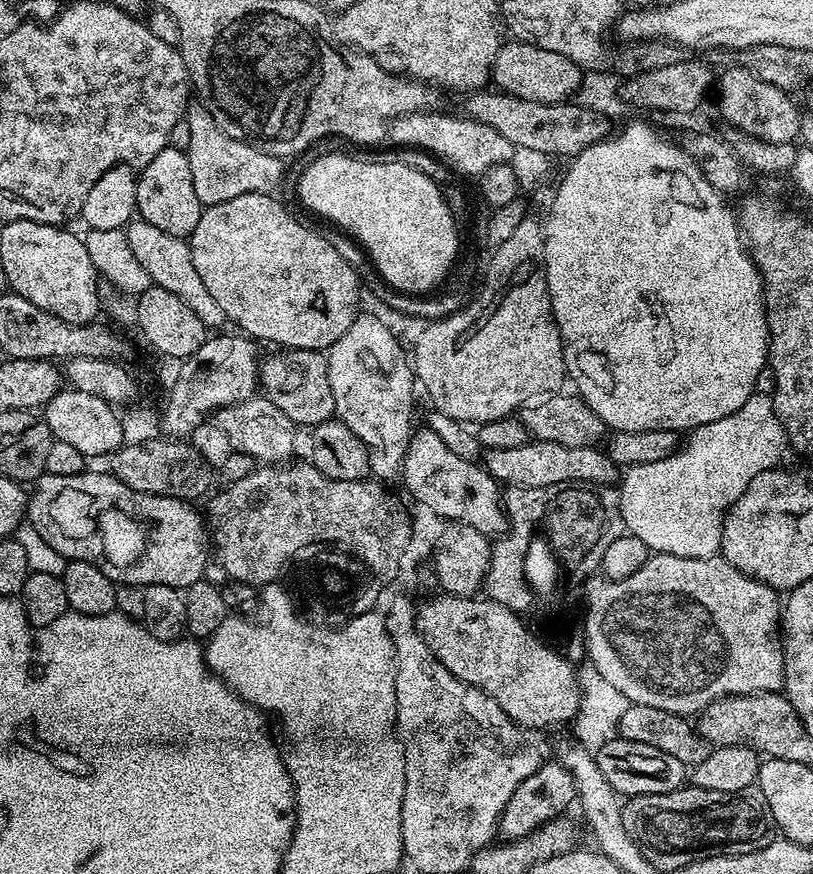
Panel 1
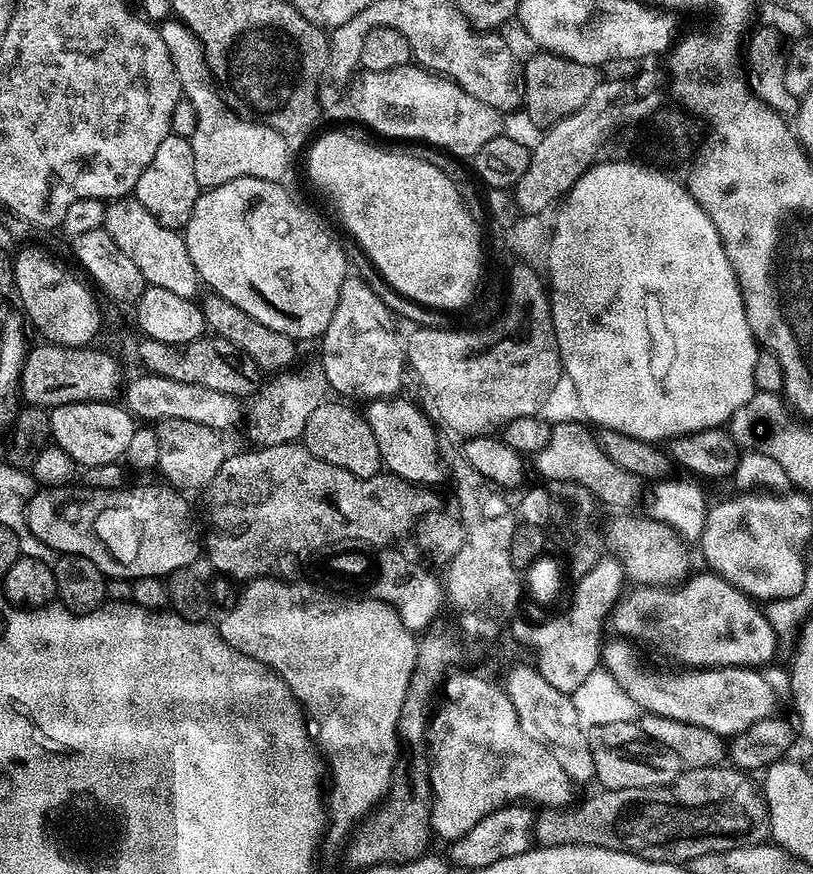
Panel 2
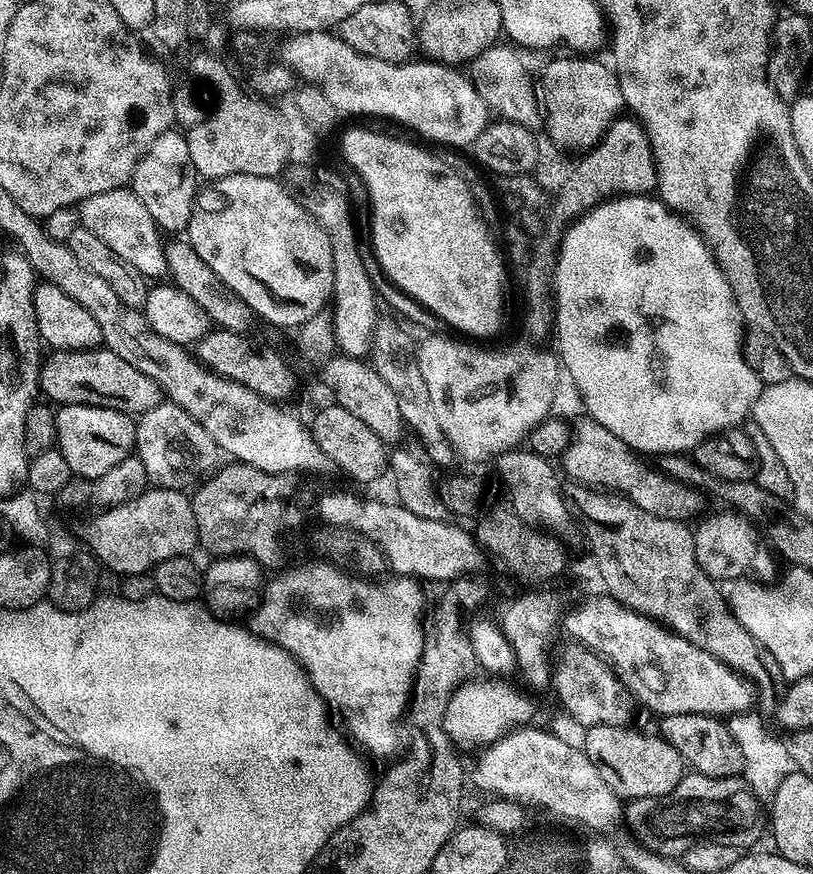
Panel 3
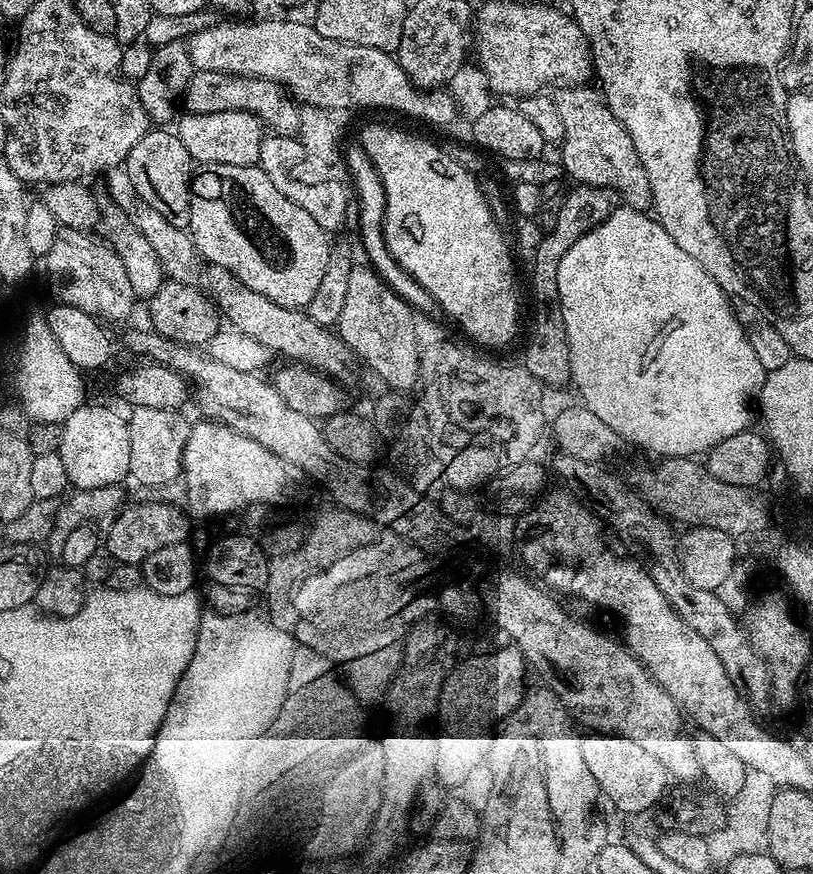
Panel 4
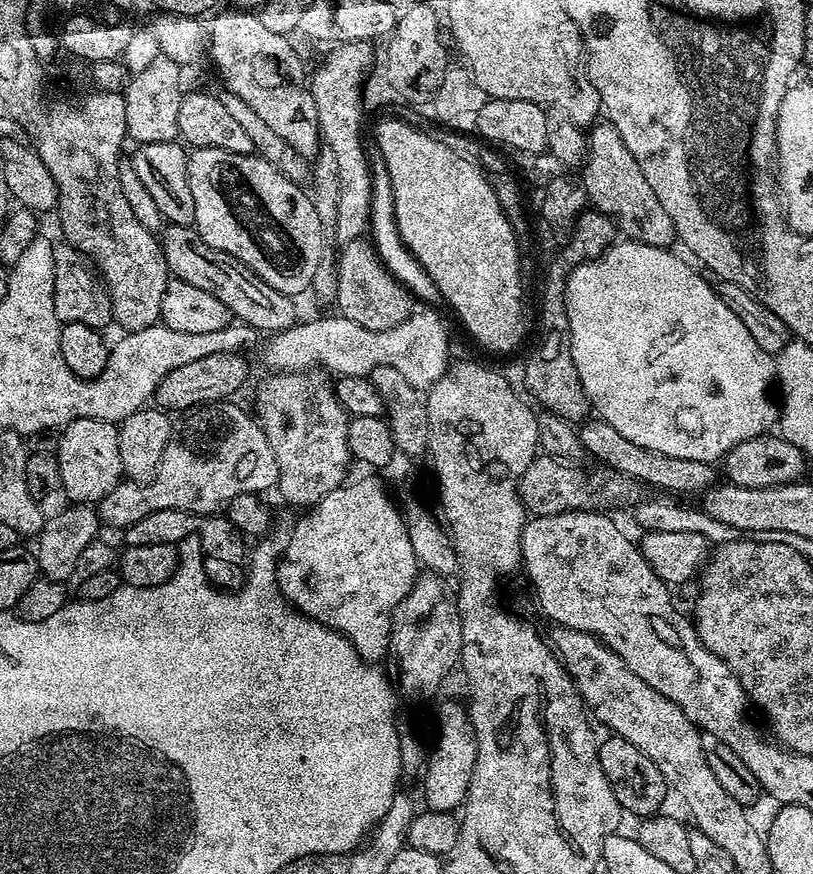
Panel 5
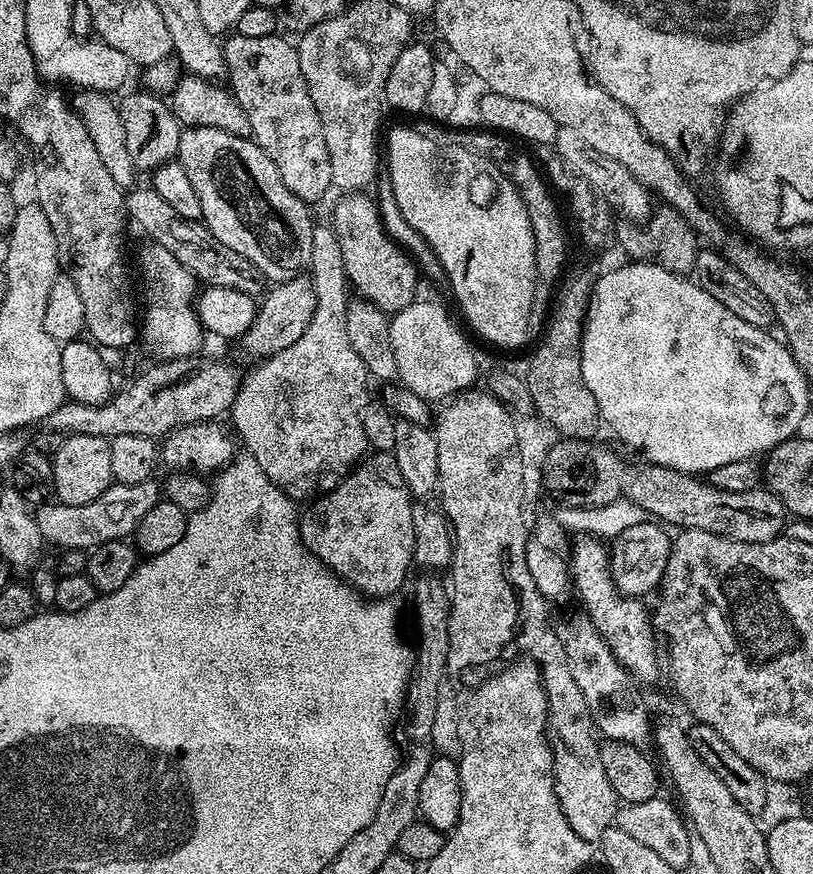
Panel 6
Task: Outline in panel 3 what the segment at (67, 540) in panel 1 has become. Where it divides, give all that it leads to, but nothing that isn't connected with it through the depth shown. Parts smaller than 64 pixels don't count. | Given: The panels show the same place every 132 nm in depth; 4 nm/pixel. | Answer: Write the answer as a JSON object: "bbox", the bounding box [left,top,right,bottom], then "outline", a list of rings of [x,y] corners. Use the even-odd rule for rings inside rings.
{"bbox":[84,486,200,577],"outline":[[[152,486],[148,491],[138,494],[138,498],[127,500],[121,504],[113,504],[105,509],[105,512],[98,513],[85,526],[84,540],[88,543],[85,544],[87,551],[91,552],[107,571],[109,568],[112,572],[120,572],[121,577],[133,576],[139,572],[151,573],[168,558],[178,558],[197,551],[200,543],[198,526],[194,522],[192,501],[187,491],[179,492],[173,488]]]}

